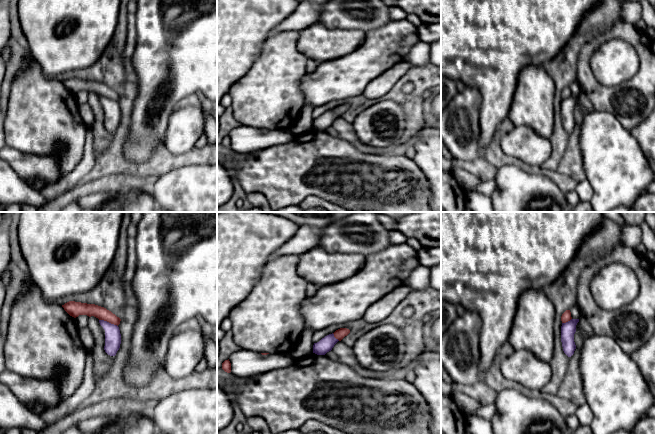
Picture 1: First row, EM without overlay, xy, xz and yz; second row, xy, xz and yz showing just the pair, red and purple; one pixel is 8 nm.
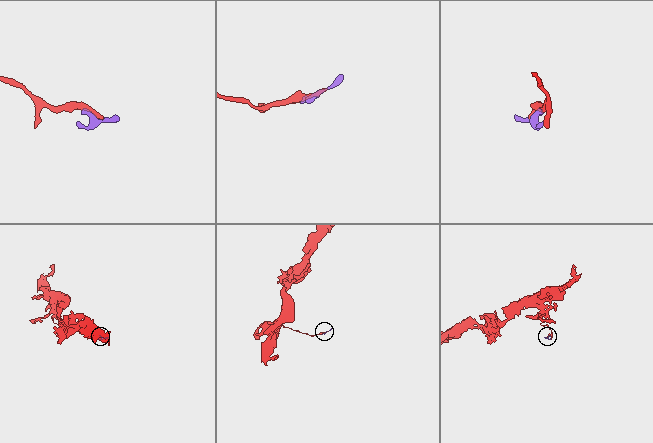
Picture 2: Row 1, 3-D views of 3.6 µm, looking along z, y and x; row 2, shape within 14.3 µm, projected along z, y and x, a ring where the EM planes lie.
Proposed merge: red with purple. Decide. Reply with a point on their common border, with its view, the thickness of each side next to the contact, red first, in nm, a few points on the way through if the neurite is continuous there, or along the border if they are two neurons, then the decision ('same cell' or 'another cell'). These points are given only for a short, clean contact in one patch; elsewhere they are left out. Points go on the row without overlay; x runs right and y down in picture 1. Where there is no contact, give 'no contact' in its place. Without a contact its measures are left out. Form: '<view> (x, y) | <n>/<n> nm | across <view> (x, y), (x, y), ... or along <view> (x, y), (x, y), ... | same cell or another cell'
xy (108, 97) | 100/130 nm | across xy (101, 89), (108, 97), (112, 109) | same cell

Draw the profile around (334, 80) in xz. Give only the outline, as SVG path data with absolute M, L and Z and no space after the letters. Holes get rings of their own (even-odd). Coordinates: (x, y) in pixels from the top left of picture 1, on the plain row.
M407 19L390 21L388 24L376 30L366 33L362 44L353 52L326 62L319 63L312 73L306 73L301 80L301 90L304 95L304 104L310 104L314 109L332 101L342 101L347 98L360 96L366 86L385 71L399 62L406 61L410 49L420 40L418 27L414 26Z

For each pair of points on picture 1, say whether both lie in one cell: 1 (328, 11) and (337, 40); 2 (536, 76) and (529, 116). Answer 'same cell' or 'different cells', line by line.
1: different cells
2: same cell

